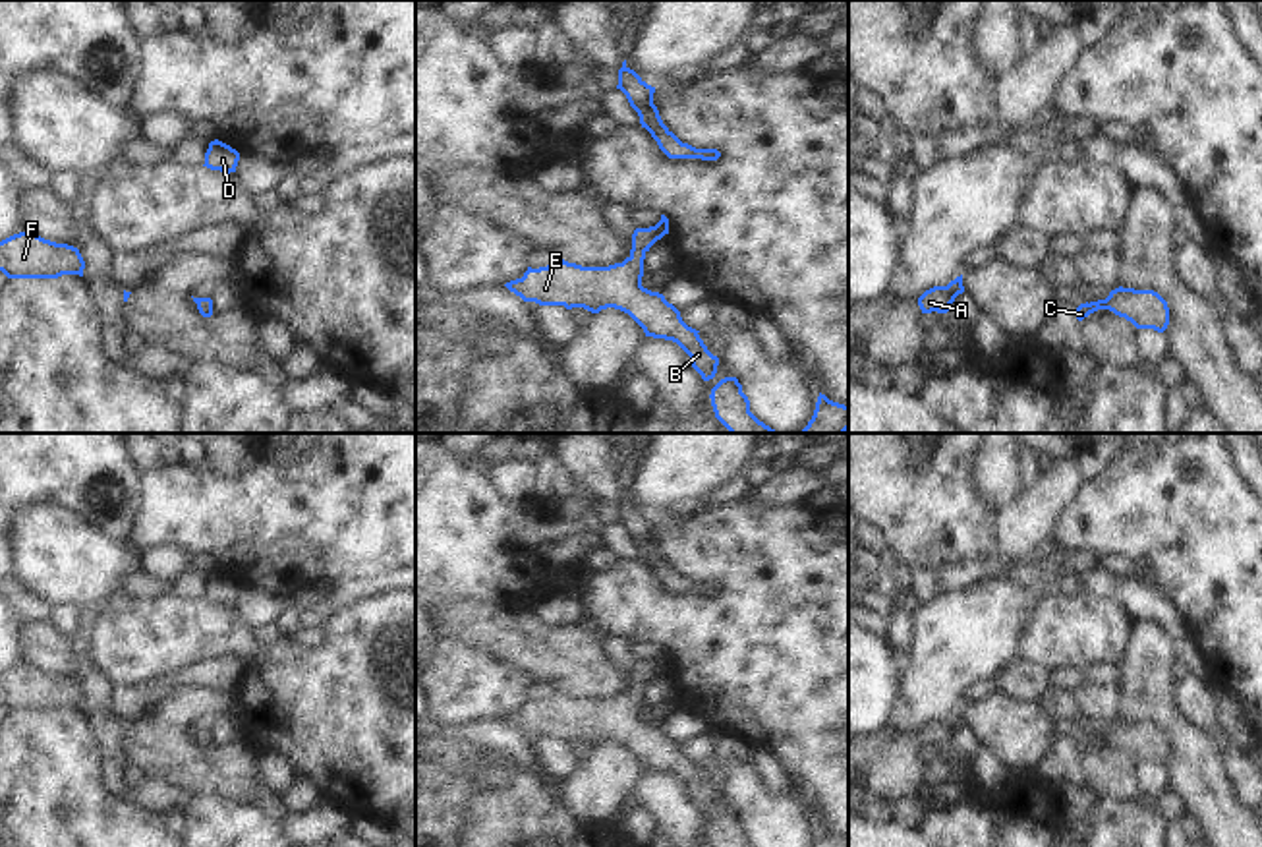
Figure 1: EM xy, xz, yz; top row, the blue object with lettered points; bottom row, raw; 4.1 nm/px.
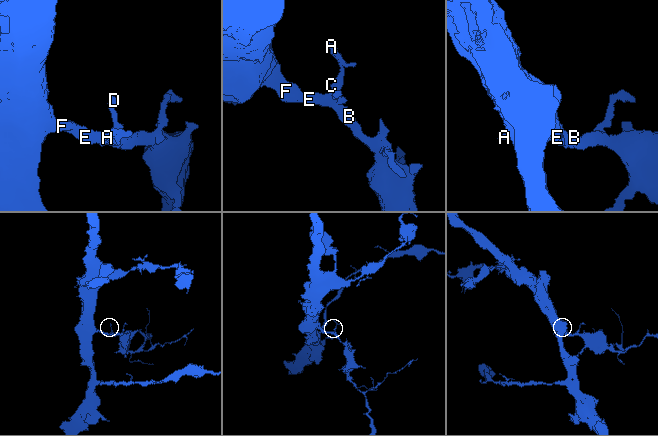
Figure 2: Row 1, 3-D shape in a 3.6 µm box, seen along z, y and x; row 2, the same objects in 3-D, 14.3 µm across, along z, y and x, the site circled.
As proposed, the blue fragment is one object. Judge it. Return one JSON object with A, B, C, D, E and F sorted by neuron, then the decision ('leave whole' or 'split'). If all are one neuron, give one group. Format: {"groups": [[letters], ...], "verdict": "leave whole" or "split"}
{"groups": [["A", "B", "C", "D", "E", "F"]], "verdict": "leave whole"}

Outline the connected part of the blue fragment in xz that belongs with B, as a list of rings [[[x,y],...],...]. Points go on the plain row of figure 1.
[[[661,648],[655,659],[634,663],[630,688],[622,696],[582,700],[557,690],[547,700],[528,700],[522,712],[504,719],[524,735],[539,739],[584,741],[591,746],[607,741],[620,743],[644,762],[645,770],[676,775],[702,812],[709,814],[717,806],[719,791],[707,783],[700,764],[688,760],[663,727],[642,719],[645,686],[665,667],[669,667],[669,652]]]

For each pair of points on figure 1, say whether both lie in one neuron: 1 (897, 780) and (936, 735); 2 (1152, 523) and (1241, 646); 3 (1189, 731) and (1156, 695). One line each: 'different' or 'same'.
1: same
2: same
3: same

